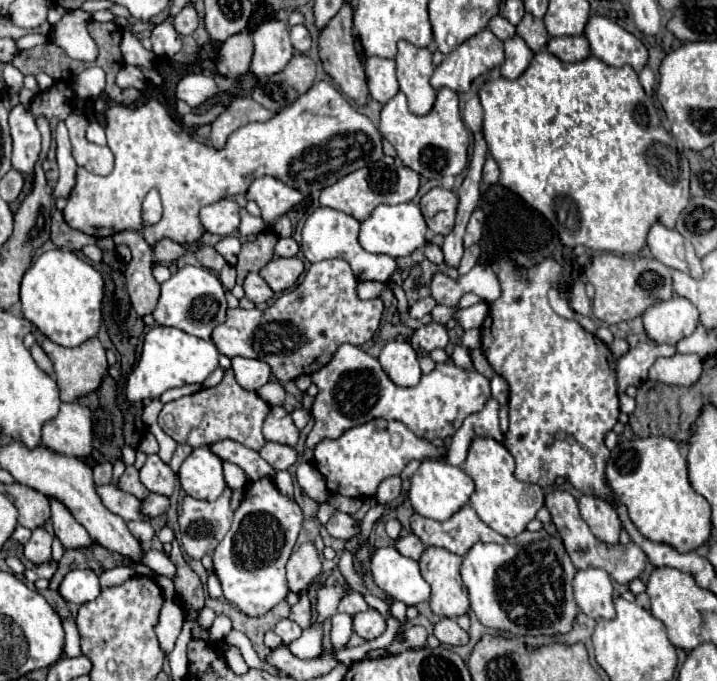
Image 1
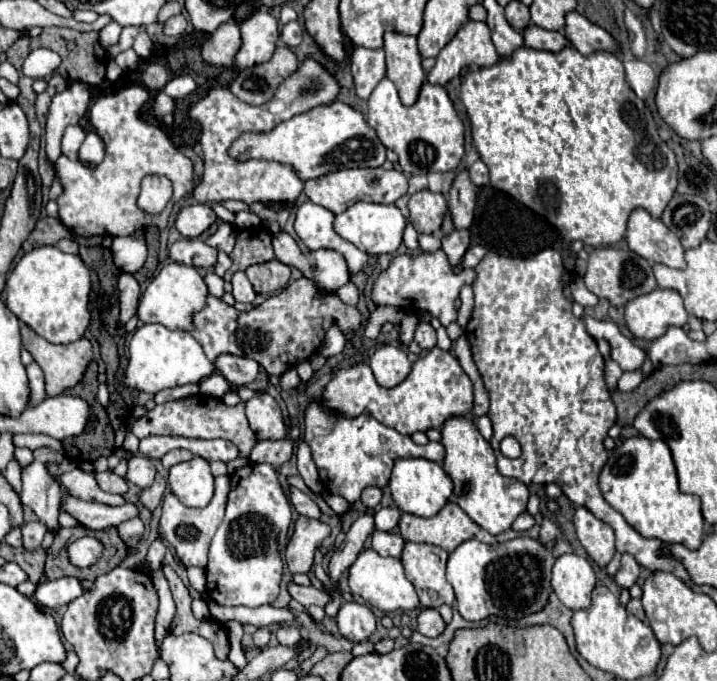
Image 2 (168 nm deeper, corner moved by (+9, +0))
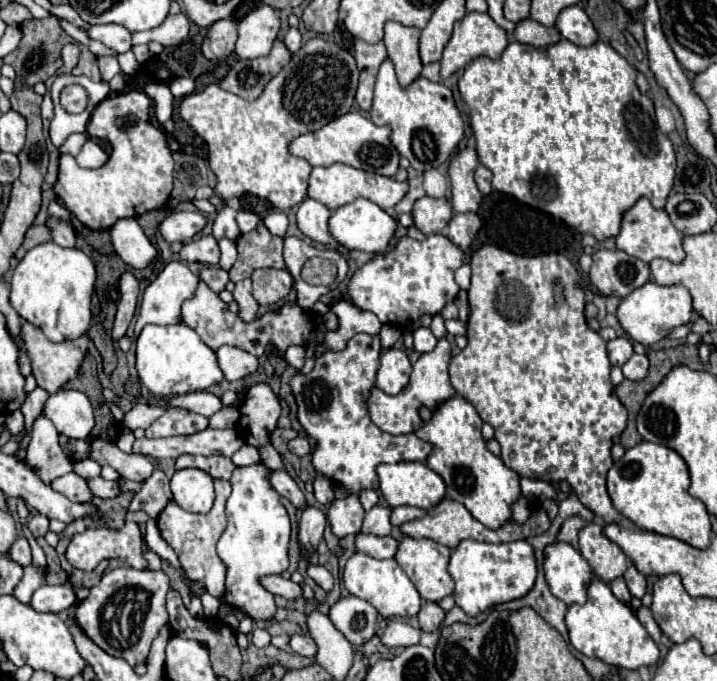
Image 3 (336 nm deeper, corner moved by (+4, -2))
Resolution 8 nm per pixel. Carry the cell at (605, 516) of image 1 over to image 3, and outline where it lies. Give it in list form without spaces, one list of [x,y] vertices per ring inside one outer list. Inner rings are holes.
[[[590,523],[580,531],[580,553],[592,567],[594,575],[610,583],[624,575],[628,561],[622,549],[602,535],[602,525]]]

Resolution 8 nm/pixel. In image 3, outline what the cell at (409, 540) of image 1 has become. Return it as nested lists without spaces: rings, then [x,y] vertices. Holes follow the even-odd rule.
[[[358,533],[356,535],[356,549],[364,555],[376,557],[376,559],[388,559],[394,557],[398,549],[398,541],[394,537],[378,537],[378,535],[366,535]]]

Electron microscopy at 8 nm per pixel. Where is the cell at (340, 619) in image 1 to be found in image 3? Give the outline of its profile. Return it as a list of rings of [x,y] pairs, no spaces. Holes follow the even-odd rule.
[[[308,565],[306,569],[308,577],[312,577],[324,591],[330,591],[334,587],[334,579],[330,575],[330,571],[326,567],[320,567],[320,565]]]

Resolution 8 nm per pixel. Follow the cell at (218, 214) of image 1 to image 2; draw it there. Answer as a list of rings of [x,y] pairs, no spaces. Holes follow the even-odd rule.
[[[195,203],[195,205],[189,205],[185,207],[177,221],[175,221],[175,227],[179,229],[181,235],[185,237],[199,237],[203,231],[207,231],[213,223],[217,221],[217,215],[215,211],[209,207],[209,205],[203,205],[203,203]]]

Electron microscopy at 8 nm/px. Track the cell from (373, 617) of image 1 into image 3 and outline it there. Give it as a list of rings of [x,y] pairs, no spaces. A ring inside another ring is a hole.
[[[346,595],[340,597],[328,611],[334,627],[354,645],[360,647],[374,637],[378,611],[364,599]]]

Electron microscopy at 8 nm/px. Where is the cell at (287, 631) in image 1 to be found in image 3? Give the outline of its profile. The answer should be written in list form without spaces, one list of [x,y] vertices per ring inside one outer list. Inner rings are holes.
[[[294,635],[290,639],[290,647],[292,647],[292,651],[296,651],[298,655],[308,657],[308,659],[314,659],[318,653],[318,647],[310,635]]]

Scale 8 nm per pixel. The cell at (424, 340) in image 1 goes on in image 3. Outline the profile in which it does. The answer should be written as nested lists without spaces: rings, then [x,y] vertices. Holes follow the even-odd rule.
[[[420,327],[420,329],[414,331],[414,351],[428,353],[428,351],[432,351],[436,347],[436,343],[438,343],[438,339],[432,335],[430,329]]]

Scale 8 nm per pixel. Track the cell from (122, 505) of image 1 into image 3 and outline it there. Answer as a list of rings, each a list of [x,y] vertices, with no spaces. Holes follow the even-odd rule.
[[[66,473],[62,477],[56,477],[50,487],[62,495],[66,495],[74,503],[88,503],[92,499],[92,493],[88,489],[88,483],[78,477],[76,473]]]

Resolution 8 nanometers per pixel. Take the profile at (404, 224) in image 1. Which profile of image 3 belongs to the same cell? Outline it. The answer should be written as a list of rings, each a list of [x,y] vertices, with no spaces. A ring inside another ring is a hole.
[[[360,197],[360,199],[354,199],[352,203],[346,203],[346,205],[338,207],[336,211],[332,211],[332,215],[328,219],[328,229],[330,229],[330,235],[346,249],[382,253],[382,251],[386,251],[390,239],[394,237],[396,221],[384,209],[380,209],[376,203]]]

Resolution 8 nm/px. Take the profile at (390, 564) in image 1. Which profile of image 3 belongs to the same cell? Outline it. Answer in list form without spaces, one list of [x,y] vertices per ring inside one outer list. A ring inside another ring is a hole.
[[[354,553],[346,561],[342,583],[348,589],[348,593],[360,599],[366,599],[386,619],[388,617],[414,617],[422,605],[420,593],[416,591],[414,583],[406,577],[402,567],[396,563],[396,559],[374,559],[364,553]]]

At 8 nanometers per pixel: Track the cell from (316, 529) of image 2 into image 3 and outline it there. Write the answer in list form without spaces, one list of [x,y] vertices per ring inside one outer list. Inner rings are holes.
[[[308,505],[302,511],[302,519],[300,519],[300,531],[298,531],[300,543],[306,549],[314,551],[316,545],[322,541],[324,529],[326,529],[326,513],[322,509],[318,509],[318,507]]]

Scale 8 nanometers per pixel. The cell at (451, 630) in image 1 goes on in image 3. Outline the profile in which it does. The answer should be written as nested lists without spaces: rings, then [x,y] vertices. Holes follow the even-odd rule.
[[[422,603],[422,609],[418,613],[418,621],[420,621],[420,629],[424,631],[436,631],[440,627],[444,619],[444,611],[440,609],[438,603]]]

